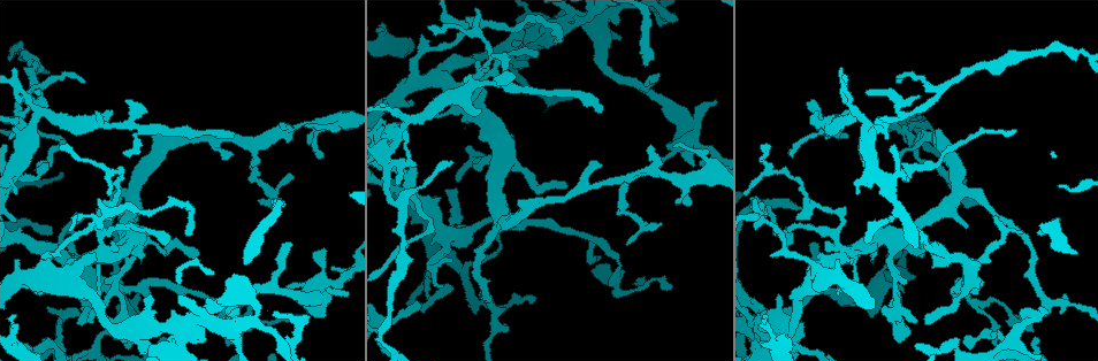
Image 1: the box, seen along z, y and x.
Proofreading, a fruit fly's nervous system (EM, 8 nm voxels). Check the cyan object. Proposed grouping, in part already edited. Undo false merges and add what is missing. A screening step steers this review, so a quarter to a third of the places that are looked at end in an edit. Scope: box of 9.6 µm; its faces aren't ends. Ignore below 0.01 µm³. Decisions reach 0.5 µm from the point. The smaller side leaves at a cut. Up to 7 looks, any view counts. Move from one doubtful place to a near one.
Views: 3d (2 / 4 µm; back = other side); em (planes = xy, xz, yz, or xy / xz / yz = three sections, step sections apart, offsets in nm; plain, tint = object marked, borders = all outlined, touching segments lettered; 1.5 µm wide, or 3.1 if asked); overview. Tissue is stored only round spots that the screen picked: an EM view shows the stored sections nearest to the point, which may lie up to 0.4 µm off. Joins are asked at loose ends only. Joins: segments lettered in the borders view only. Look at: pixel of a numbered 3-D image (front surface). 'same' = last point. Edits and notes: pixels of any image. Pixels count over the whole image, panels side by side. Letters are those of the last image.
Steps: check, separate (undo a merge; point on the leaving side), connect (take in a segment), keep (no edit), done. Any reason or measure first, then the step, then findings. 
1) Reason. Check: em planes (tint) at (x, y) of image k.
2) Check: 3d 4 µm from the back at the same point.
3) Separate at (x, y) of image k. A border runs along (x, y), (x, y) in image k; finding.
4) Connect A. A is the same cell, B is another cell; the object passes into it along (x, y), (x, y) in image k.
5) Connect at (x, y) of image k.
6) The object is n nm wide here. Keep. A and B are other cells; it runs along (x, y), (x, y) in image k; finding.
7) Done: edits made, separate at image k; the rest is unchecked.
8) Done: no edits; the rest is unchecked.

A fork. Check: 3d 2 µm at (456, 99) of image 1.

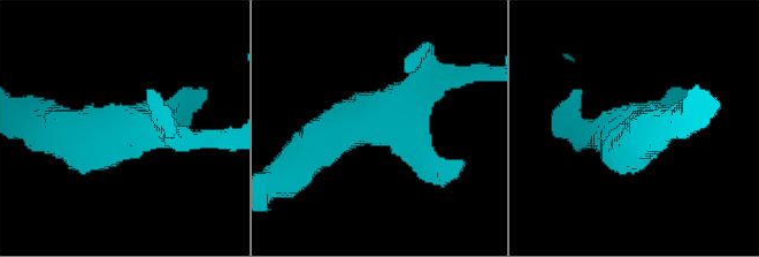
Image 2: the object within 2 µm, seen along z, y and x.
Check: em planes (tint) at (628, 130) of image 2.

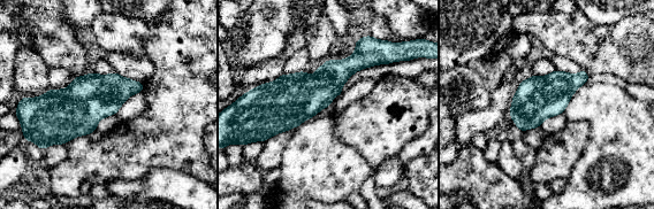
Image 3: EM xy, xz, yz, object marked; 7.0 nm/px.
What lies round it. Check: em planes (borders) at the same point.

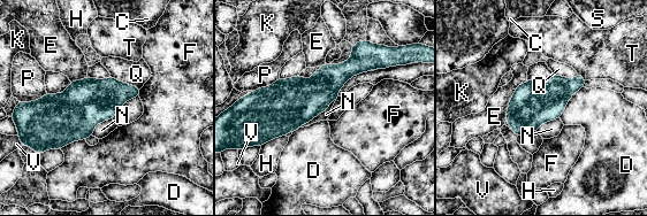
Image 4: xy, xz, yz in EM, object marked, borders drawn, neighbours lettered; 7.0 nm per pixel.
The object is 360 nm wide here. Keep. C, D, E, F, H, K, N, P, Q, S, T and V are other cells; it runs along (340, 83), (214, 136) in image 4; continuous, no second cell.

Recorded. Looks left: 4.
Branch stops here. Check: em planes (tint) at (447, 189) of image 1.

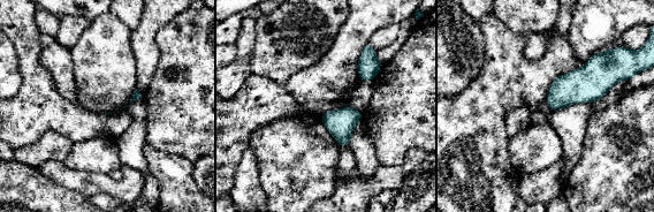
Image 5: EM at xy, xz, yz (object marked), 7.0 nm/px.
Check: em planes (borders) at the same point.

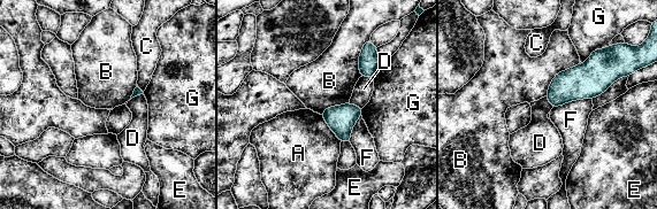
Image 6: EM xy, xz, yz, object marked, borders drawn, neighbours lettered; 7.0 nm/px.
The longest contact is with B, 340 nm. Keep. A, B, C, D, E, F and G are other cells; a border runs along (579, 63), (559, 71), (545, 95) in image 6; none of them fits.

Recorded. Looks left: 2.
Check: em xy step 4 (borders) at (533, 298) of image 1.

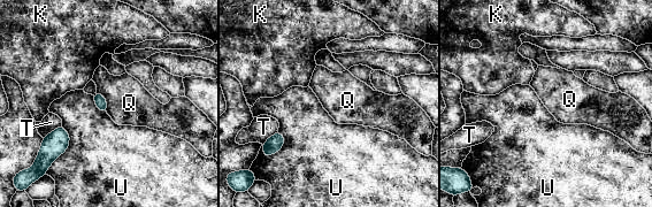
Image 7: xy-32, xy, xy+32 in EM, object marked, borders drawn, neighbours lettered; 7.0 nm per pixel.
Another direction. Check: em planes (borders) at the same point.

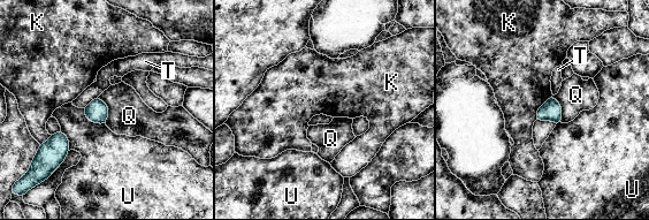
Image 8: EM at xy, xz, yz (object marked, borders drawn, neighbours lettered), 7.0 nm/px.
The longest contact is with K, 200 nm. Keep. K, Q, T and U are other cells; none of them fits.

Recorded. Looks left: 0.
Done: no edits; the rest is unchecked.

